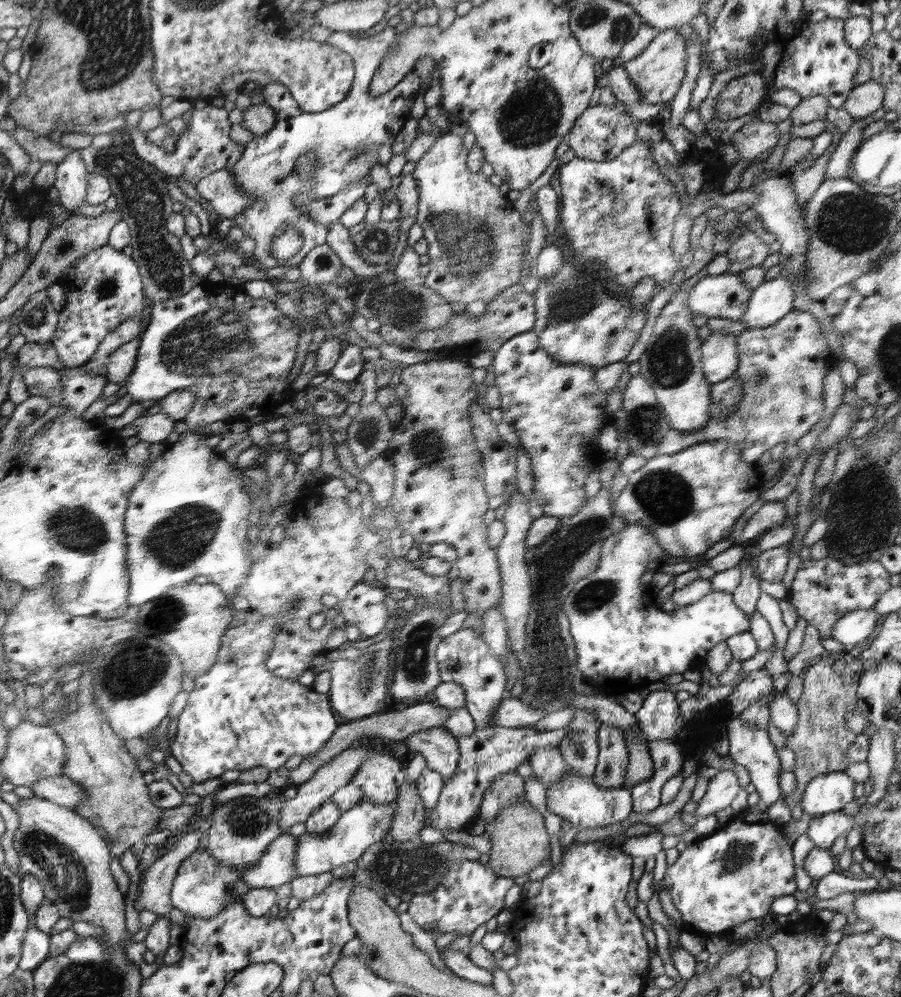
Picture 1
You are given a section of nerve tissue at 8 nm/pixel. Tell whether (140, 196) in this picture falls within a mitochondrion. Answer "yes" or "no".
yes

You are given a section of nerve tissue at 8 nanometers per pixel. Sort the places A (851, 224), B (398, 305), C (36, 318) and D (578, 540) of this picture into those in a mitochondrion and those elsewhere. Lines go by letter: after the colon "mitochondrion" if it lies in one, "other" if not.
A: mitochondrion
B: mitochondrion
C: mitochondrion
D: mitochondrion

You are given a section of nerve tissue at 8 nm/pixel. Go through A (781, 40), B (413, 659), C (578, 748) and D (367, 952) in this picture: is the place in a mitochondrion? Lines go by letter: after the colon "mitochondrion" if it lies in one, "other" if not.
A: other
B: mitochondrion
C: mitochondrion
D: other

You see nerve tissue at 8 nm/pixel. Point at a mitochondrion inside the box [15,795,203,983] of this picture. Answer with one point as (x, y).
(59, 862)

